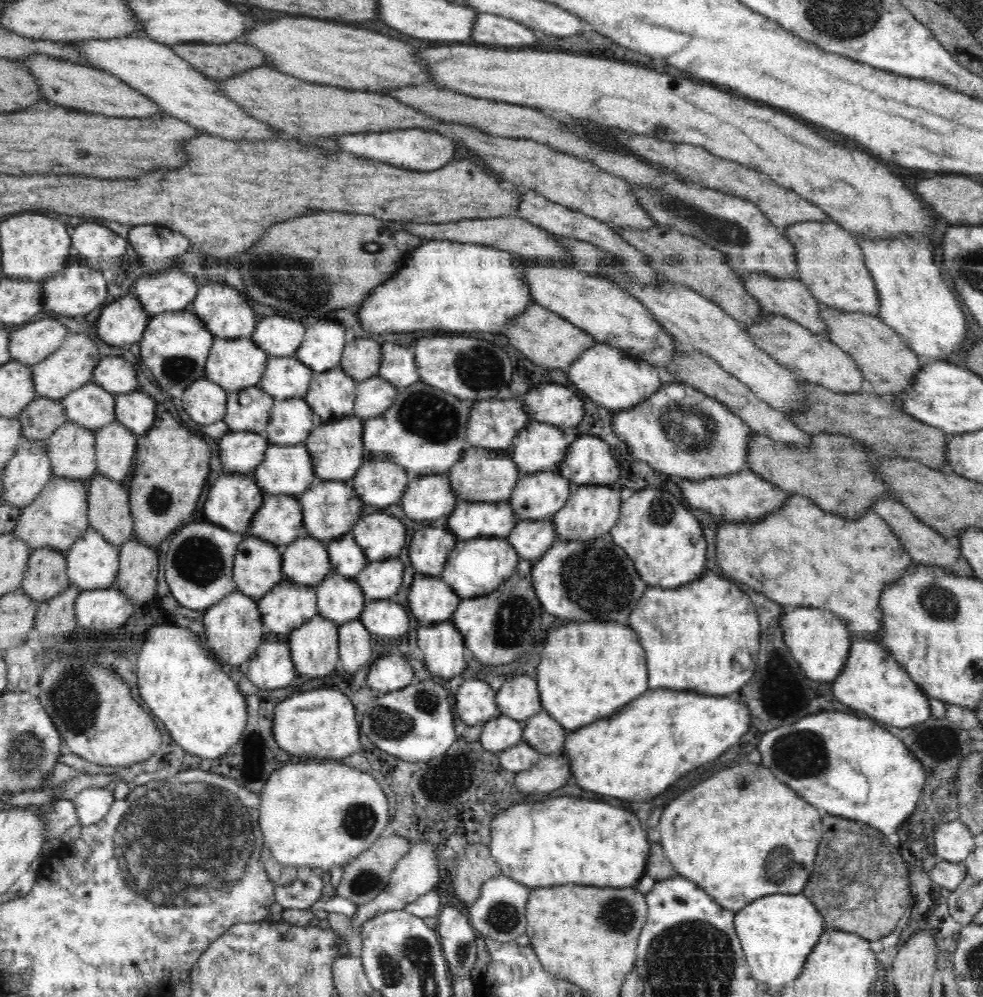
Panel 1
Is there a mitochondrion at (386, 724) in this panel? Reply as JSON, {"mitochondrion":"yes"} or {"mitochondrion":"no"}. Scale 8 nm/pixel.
{"mitochondrion":"yes"}

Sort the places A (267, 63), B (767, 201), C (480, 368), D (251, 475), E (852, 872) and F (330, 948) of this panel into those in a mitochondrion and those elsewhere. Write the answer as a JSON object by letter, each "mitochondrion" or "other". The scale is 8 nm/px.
{"A":"other","B":"other","C":"mitochondrion","D":"other","E":"mitochondrion","F":"other"}

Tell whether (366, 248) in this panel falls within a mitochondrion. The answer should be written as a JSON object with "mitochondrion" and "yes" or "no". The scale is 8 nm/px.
{"mitochondrion":"yes"}

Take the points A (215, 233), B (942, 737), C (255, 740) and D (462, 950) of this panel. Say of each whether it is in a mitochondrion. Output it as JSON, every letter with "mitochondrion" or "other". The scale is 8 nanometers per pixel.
{"A":"other","B":"mitochondrion","C":"mitochondrion","D":"mitochondrion"}

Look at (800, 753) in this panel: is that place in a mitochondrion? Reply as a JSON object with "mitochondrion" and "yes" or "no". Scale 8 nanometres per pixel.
{"mitochondrion":"yes"}

